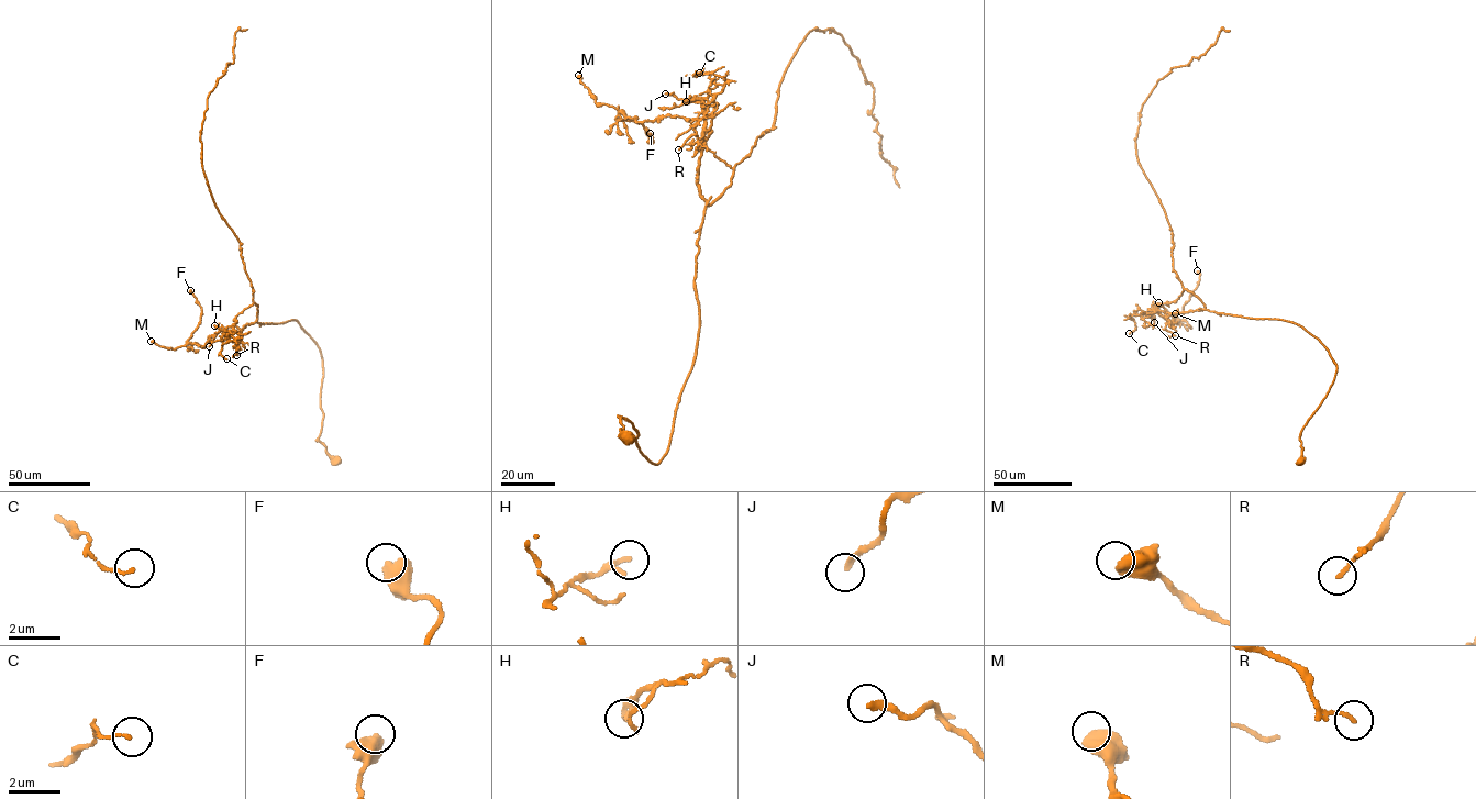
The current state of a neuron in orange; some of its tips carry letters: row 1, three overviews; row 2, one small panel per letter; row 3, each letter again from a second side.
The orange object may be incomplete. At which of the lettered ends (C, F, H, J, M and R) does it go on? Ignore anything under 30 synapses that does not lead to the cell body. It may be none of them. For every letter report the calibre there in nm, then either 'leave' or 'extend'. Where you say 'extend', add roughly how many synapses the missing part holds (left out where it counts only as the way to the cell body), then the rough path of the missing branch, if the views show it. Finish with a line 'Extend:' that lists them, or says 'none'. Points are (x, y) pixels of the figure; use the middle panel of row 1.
C: 120 nm | leave
F: 650 nm | leave
H: 150 nm | leave
J: 240 nm | leave
M: 650 nm | leave
R: 140 nm | leave
Extend: none

